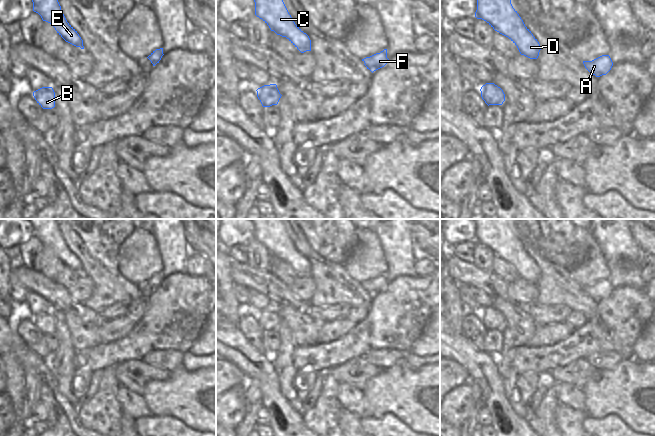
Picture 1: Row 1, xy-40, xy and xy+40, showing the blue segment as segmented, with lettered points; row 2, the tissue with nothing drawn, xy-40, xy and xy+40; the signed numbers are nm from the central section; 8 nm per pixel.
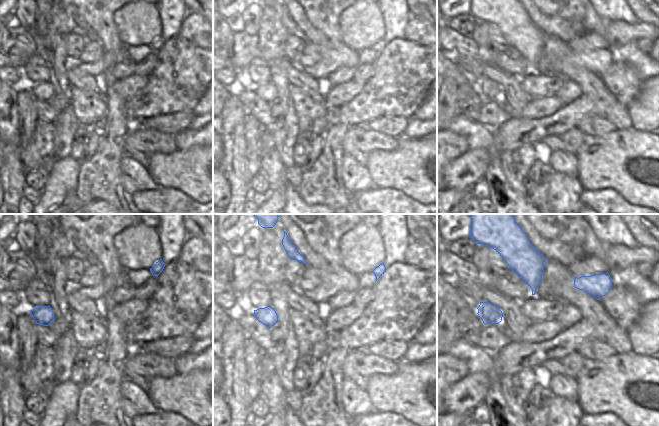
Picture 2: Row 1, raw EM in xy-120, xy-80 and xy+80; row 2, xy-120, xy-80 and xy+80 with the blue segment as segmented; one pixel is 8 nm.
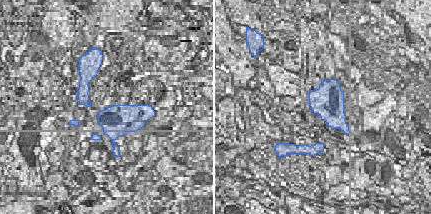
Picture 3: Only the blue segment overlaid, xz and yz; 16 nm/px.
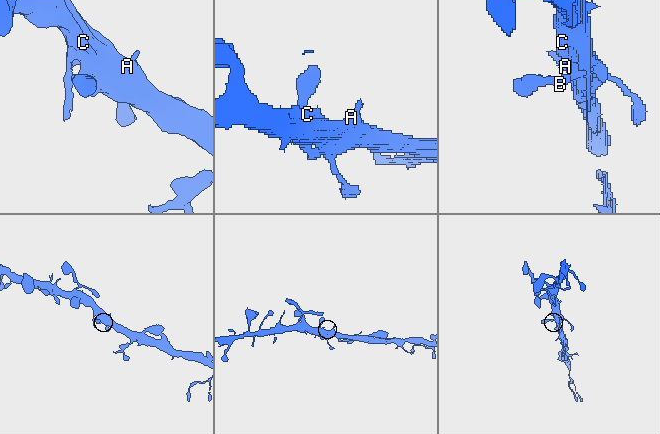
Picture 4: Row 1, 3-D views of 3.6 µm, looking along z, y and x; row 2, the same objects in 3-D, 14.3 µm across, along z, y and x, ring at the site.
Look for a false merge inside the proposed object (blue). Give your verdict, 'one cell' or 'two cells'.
one cell

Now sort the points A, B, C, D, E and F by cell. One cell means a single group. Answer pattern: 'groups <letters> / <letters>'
groups A B C D E F

